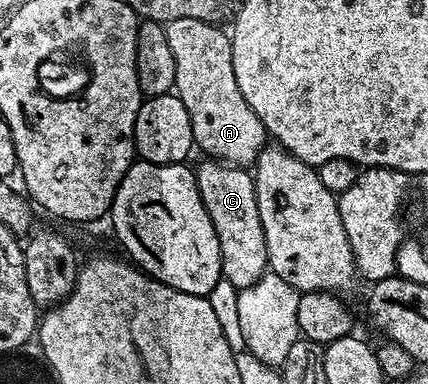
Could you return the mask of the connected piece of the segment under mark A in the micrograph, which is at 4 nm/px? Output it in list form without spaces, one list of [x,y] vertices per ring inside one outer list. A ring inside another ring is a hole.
[[[178,18],[166,22],[164,27],[172,62],[176,62],[173,91],[180,102],[184,102],[184,110],[188,110],[195,145],[203,148],[207,157],[224,160],[227,164],[253,165],[268,144],[268,133],[252,106],[244,102],[244,94],[240,94],[232,66],[230,36],[222,33],[218,24],[196,18]]]

